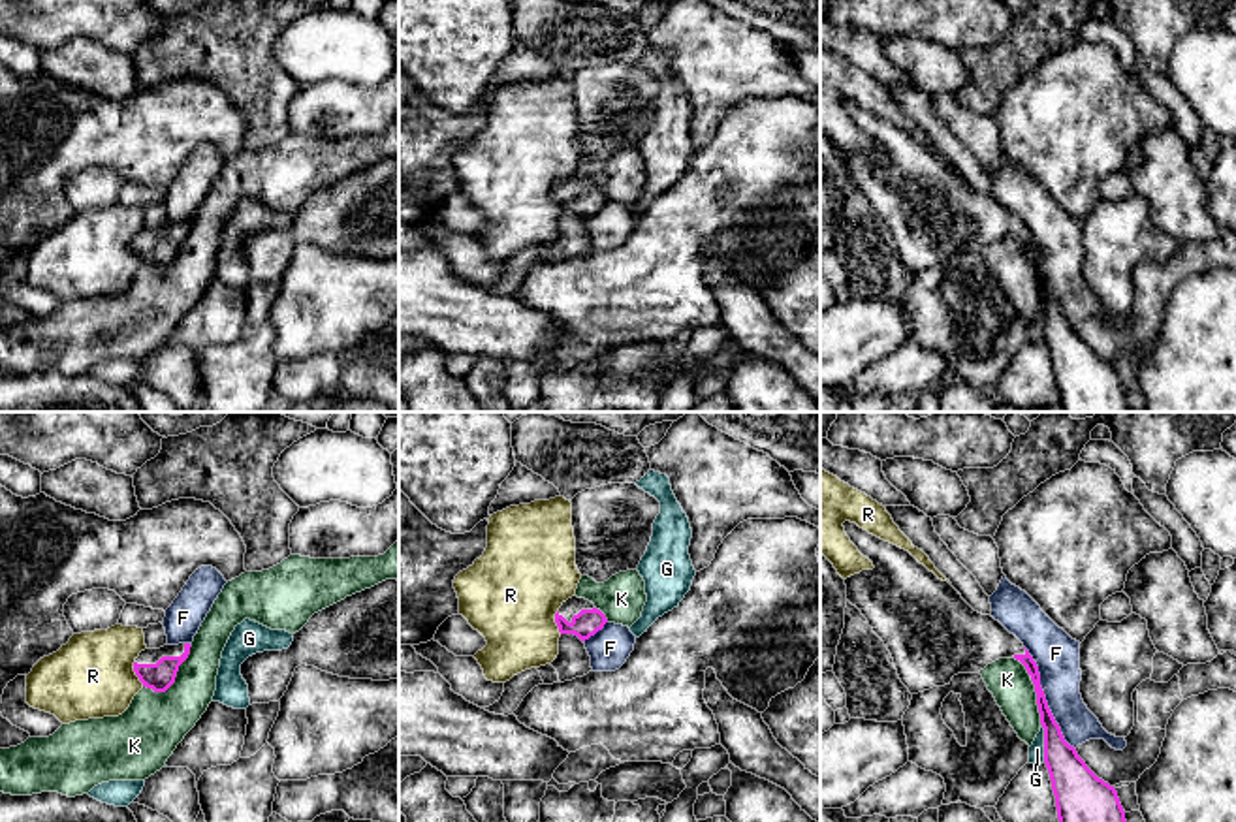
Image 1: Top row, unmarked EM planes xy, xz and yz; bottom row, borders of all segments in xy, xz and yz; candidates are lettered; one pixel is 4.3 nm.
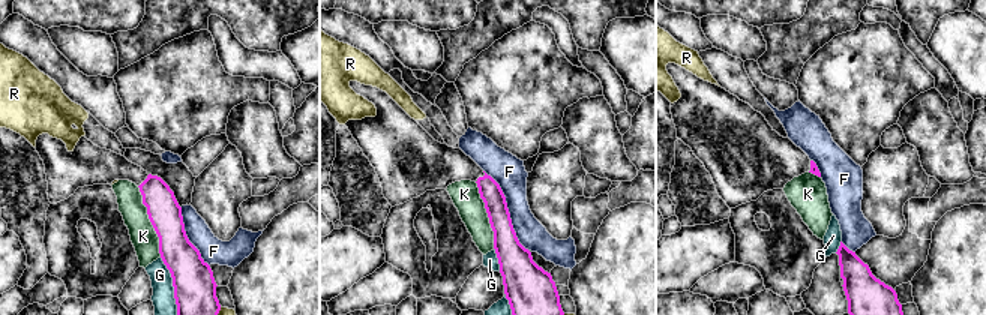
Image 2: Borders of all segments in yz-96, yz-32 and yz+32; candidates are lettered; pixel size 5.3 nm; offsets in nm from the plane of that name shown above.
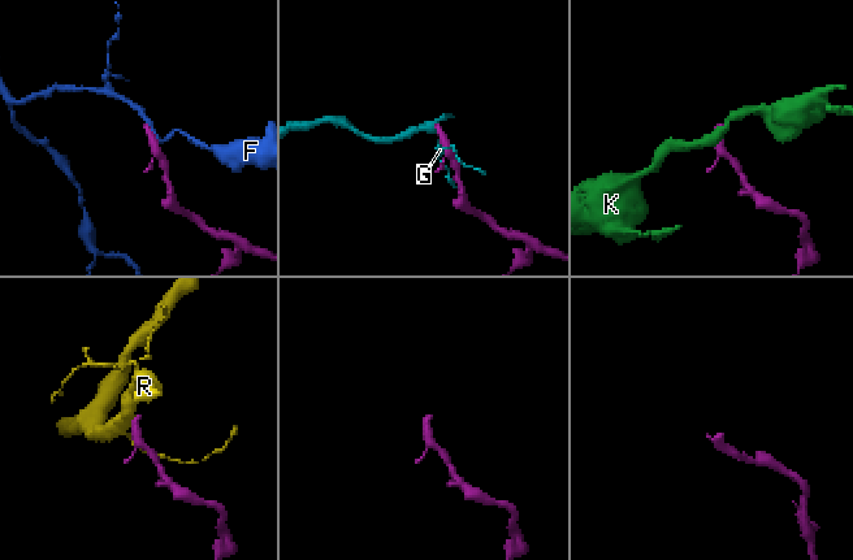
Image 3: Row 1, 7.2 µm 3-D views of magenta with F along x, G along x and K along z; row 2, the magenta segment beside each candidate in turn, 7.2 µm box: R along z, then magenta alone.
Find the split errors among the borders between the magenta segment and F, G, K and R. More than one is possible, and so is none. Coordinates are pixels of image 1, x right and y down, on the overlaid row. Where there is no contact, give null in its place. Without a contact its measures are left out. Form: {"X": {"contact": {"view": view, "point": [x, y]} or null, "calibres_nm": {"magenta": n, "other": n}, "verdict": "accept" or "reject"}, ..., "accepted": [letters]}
{"F": {"contact": {"view": "yz", "point": [1045, 698]}, "calibres_nm": {"magenta": 130, "other": 190}, "verdict": "reject"}, "G": {"contact": {"view": "yz", "point": [1045, 742]}, "calibres_nm": {"magenta": 200, "other": 60}, "verdict": "reject"}, "K": {"contact": {"view": "xy", "point": [174, 679]}, "calibres_nm": {"magenta": 120, "other": 280}, "verdict": "reject"}, "R": {"contact": {"view": "xy", "point": [136, 674]}, "calibres_nm": {"magenta": 120, "other": 360}, "verdict": "reject"}, "accepted": []}

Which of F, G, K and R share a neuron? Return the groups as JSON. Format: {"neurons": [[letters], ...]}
{"neurons": [["F"], ["G"], ["K"], ["R"]]}

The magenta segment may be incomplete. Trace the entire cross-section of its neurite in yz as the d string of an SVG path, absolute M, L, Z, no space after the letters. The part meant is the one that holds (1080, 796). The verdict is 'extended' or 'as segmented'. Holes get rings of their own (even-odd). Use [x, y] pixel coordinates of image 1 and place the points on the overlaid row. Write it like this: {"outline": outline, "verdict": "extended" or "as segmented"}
{"outline": "M845 521L843 527L858 551L875 566L845 579L847 600L862 611L873 632L884 641L909 692L918 694L950 685L958 673L980 673L999 658L1020 660L1037 692L1044 728L1044 764L1050 773L1059 822L1127 822L1116 788L1099 779L1076 749L1065 741L1040 687L1038 666L1023 643L991 615L975 611L948 579L939 579L909 551L869 534L856 523Z", "verdict": "extended"}

